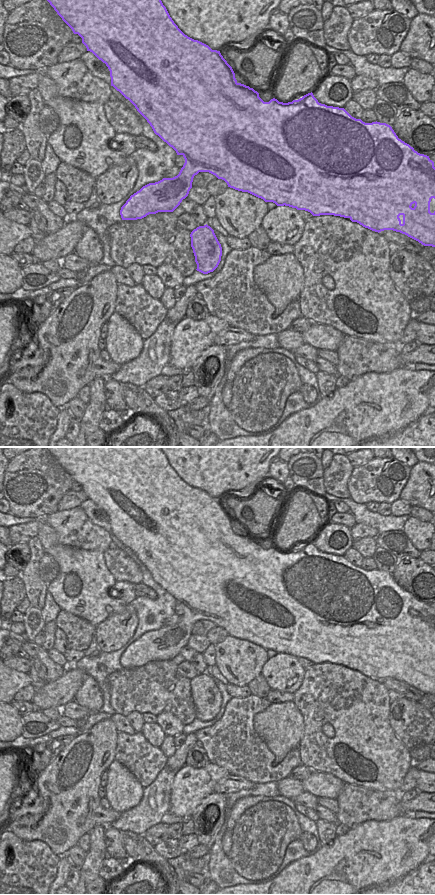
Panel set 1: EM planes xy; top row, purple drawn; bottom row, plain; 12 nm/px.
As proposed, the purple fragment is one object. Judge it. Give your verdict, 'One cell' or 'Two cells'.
Two cells.

